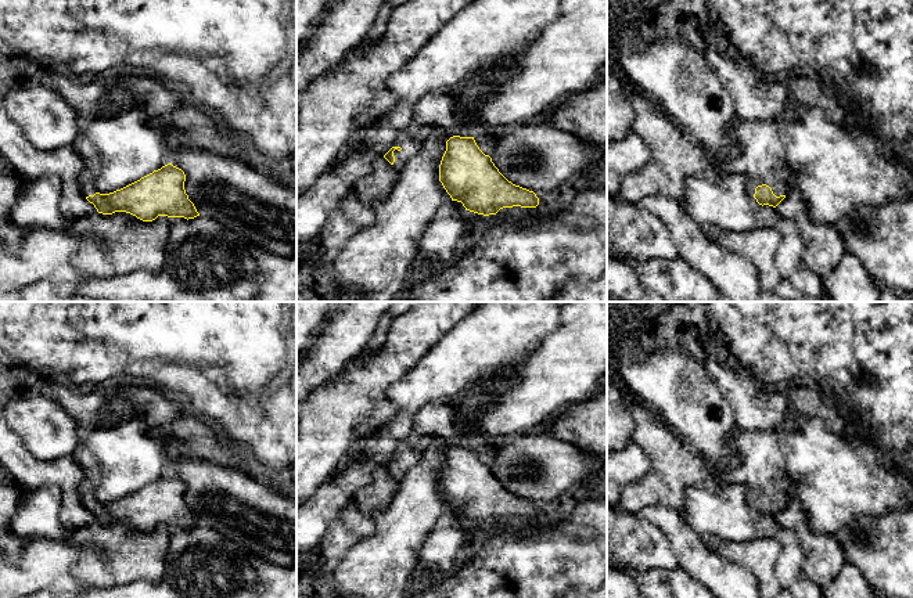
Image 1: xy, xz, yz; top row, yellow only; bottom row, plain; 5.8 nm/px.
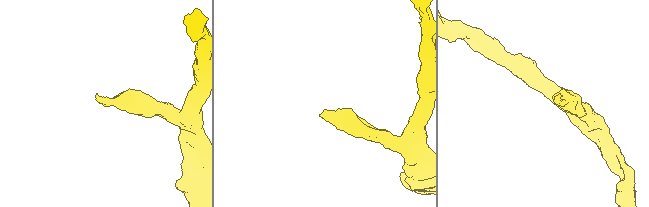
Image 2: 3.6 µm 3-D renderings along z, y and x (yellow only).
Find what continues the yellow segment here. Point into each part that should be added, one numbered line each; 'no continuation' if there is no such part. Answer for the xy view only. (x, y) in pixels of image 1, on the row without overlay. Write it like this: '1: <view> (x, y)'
1: xy (82, 456)

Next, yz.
1: yz (762, 471)

